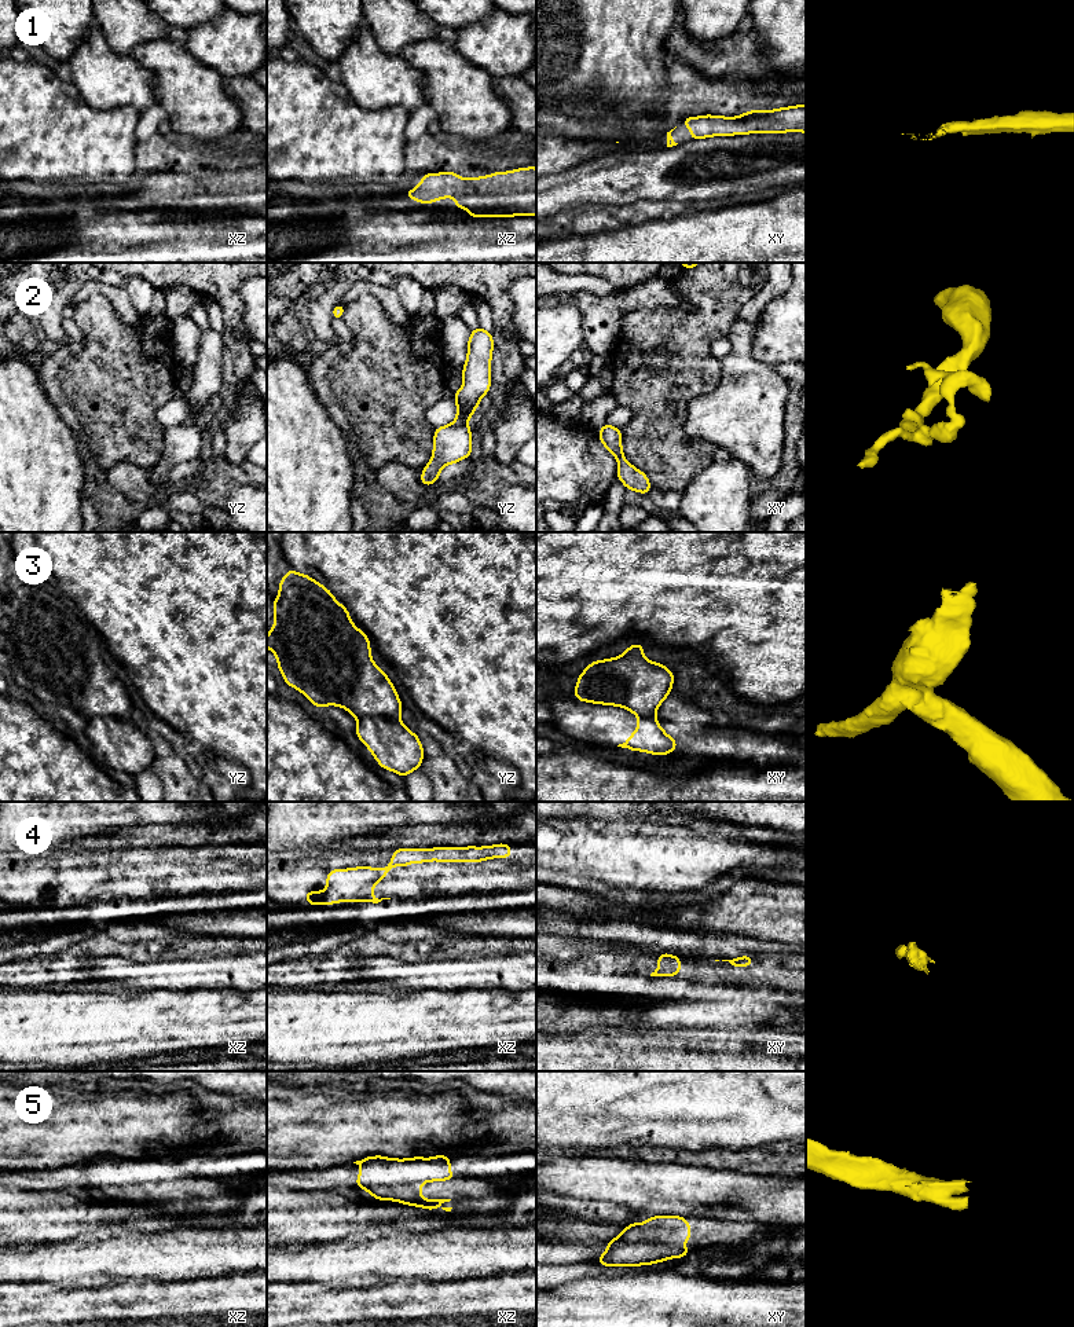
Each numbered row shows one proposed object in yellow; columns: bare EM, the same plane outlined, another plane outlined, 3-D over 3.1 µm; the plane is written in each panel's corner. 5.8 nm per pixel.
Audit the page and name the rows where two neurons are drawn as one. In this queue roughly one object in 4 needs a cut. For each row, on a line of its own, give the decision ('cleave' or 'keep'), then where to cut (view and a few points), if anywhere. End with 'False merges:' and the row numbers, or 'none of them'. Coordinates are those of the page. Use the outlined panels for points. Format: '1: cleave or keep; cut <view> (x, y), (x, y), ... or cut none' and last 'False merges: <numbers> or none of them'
1: keep; cut none
2: keep; cut none
3: cleave; cut yz (358, 717), (387, 717), (399, 721)
4: keep; cut none
5: keep; cut none
False merges: 3

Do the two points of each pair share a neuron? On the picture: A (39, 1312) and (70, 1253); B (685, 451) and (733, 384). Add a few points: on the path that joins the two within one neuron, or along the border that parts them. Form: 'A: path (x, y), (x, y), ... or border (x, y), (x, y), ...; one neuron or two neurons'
A: border (21, 1282), (48, 1282), (58, 1287), (85, 1286); two neurons
B: border (686, 406), (684, 431), (715, 446); two neurons

